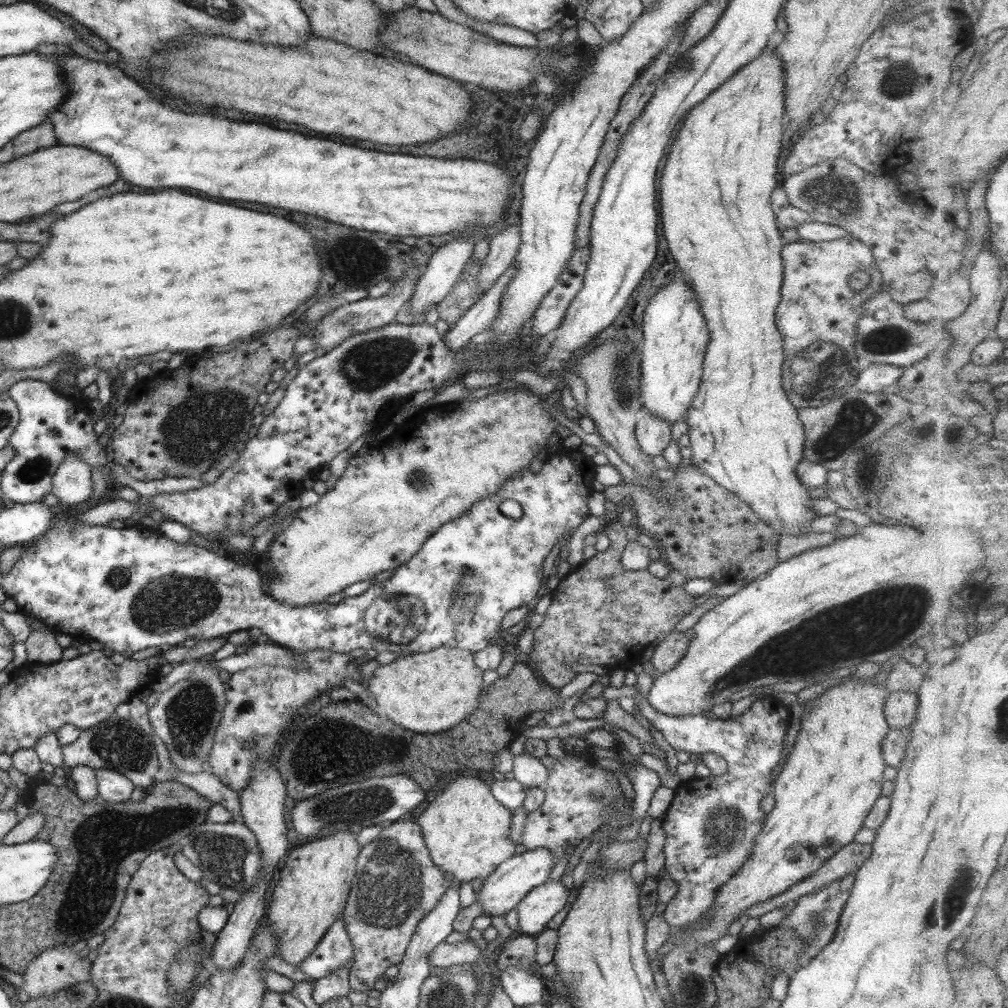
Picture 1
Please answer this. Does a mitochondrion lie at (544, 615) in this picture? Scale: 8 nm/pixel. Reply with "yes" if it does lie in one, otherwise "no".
no

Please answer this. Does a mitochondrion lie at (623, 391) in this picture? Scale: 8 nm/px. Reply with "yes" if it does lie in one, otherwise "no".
yes

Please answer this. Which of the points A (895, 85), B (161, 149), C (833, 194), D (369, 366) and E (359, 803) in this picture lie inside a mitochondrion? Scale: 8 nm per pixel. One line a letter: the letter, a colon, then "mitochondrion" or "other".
A: mitochondrion
B: other
C: mitochondrion
D: mitochondrion
E: mitochondrion

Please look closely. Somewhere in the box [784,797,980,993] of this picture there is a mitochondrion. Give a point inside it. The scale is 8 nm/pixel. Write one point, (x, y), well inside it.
(949, 905)

